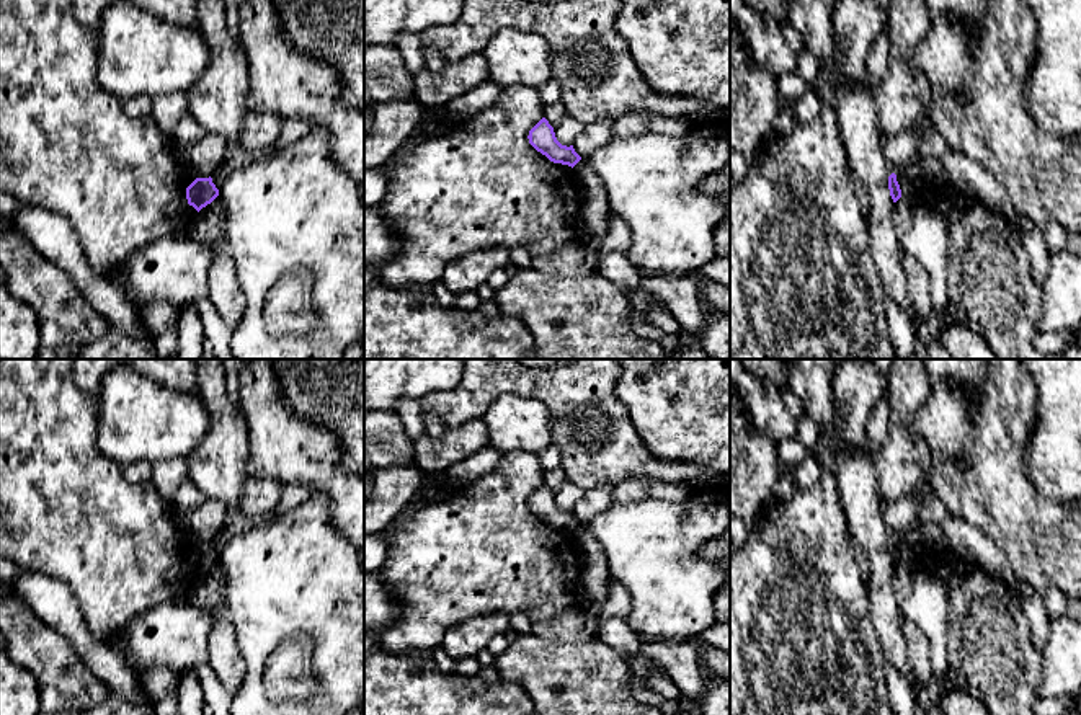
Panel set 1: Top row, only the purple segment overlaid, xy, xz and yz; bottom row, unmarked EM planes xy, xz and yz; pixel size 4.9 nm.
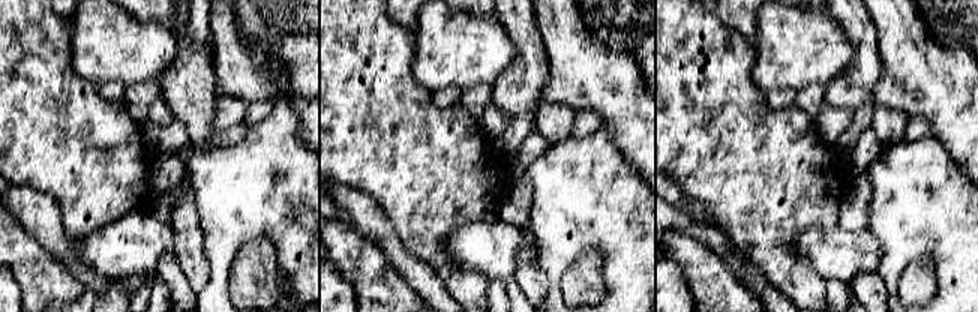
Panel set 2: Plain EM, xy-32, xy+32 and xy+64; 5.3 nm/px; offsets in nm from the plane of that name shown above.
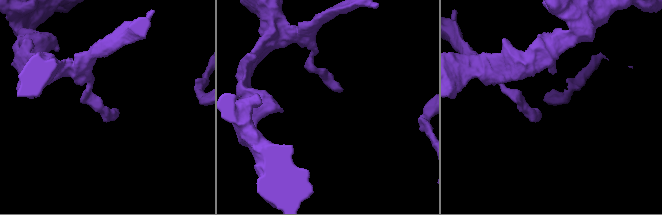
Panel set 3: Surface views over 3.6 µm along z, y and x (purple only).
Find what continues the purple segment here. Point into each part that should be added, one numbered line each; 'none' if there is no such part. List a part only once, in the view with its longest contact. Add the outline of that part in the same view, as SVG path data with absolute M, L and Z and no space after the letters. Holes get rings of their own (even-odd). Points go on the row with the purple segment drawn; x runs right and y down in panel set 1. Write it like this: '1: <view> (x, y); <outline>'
none

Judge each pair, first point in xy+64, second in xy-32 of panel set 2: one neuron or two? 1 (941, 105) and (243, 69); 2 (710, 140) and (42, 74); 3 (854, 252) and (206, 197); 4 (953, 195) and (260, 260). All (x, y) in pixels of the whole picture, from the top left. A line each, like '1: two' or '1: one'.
1: one
2: one
3: two
4: two

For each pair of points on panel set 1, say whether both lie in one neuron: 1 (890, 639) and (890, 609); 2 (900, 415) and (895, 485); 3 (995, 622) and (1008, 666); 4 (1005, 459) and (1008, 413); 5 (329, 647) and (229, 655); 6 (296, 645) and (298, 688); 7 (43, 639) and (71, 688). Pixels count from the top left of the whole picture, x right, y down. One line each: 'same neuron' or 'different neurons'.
1: same neuron
2: same neuron
3: same neuron
4: same neuron
5: different neurons
6: same neuron
7: same neuron

